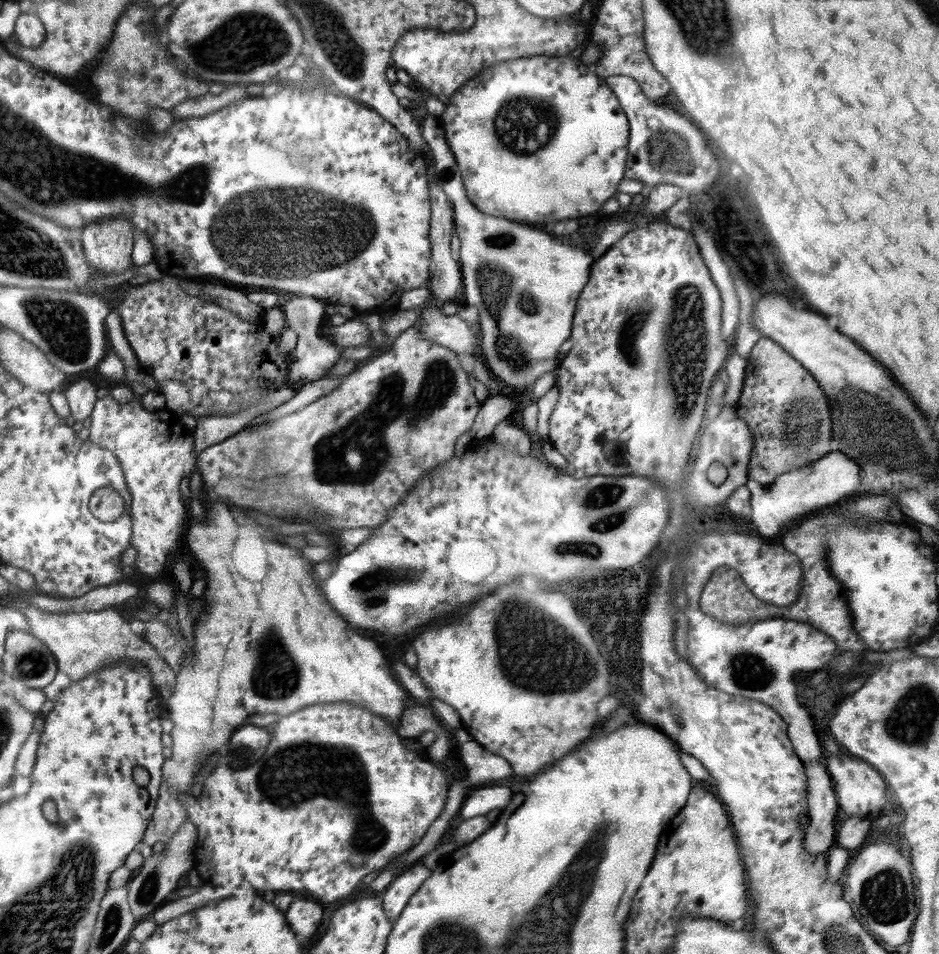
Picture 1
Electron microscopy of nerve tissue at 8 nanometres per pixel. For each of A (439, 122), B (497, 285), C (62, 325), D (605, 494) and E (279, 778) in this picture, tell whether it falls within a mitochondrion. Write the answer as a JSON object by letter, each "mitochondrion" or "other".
{"A":"other","B":"mitochondrion","C":"mitochondrion","D":"mitochondrion","E":"mitochondrion"}

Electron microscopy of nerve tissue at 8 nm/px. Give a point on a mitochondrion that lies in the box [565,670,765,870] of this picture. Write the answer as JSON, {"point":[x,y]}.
{"point":[679,718]}

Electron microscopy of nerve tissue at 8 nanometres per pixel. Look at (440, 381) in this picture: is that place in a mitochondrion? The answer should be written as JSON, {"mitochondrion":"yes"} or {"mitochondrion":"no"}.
{"mitochondrion":"yes"}

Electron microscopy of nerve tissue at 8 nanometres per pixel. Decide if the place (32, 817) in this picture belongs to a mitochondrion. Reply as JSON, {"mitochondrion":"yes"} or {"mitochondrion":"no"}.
{"mitochondrion":"no"}

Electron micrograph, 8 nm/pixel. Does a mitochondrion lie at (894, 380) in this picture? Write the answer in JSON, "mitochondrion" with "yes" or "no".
{"mitochondrion":"no"}

